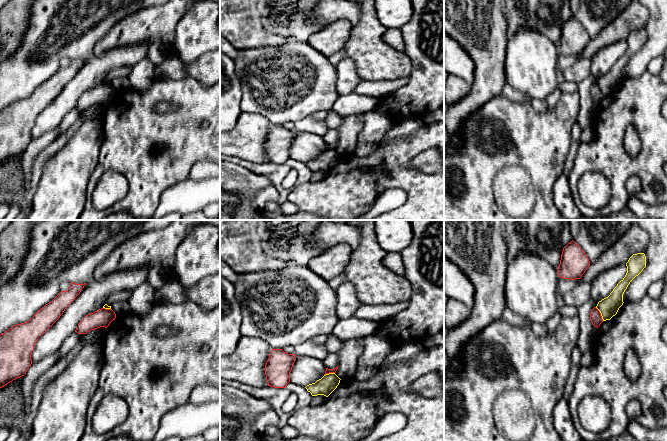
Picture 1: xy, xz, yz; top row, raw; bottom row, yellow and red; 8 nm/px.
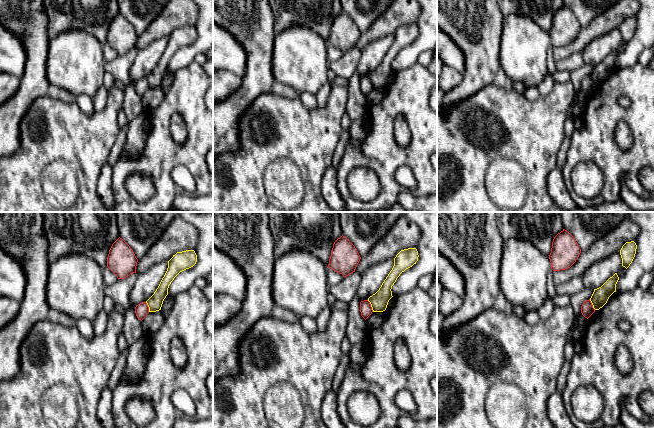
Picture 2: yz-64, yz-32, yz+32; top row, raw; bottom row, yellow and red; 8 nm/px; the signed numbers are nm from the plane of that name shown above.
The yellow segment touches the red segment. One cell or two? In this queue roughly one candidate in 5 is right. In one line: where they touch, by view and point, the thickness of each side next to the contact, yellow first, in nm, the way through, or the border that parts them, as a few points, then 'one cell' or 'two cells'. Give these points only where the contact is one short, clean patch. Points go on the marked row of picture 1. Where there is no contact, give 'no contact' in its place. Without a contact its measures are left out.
contact yz (601, 314); calibres 160 and 100 nm; border yz (595, 307), (603, 320); two cells

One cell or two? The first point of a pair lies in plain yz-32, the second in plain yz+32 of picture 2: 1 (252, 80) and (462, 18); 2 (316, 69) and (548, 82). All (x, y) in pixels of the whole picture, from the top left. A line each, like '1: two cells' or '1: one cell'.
1: one cell
2: two cells

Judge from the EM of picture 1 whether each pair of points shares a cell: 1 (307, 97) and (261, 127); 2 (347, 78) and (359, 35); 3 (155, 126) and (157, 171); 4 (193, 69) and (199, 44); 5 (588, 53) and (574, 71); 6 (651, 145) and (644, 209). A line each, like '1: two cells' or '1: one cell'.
1: two cells
2: two cells
3: one cell
4: two cells
5: two cells
6: two cells

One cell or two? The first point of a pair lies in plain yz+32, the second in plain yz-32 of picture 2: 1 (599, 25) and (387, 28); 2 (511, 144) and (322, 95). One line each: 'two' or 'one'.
1: one
2: two

